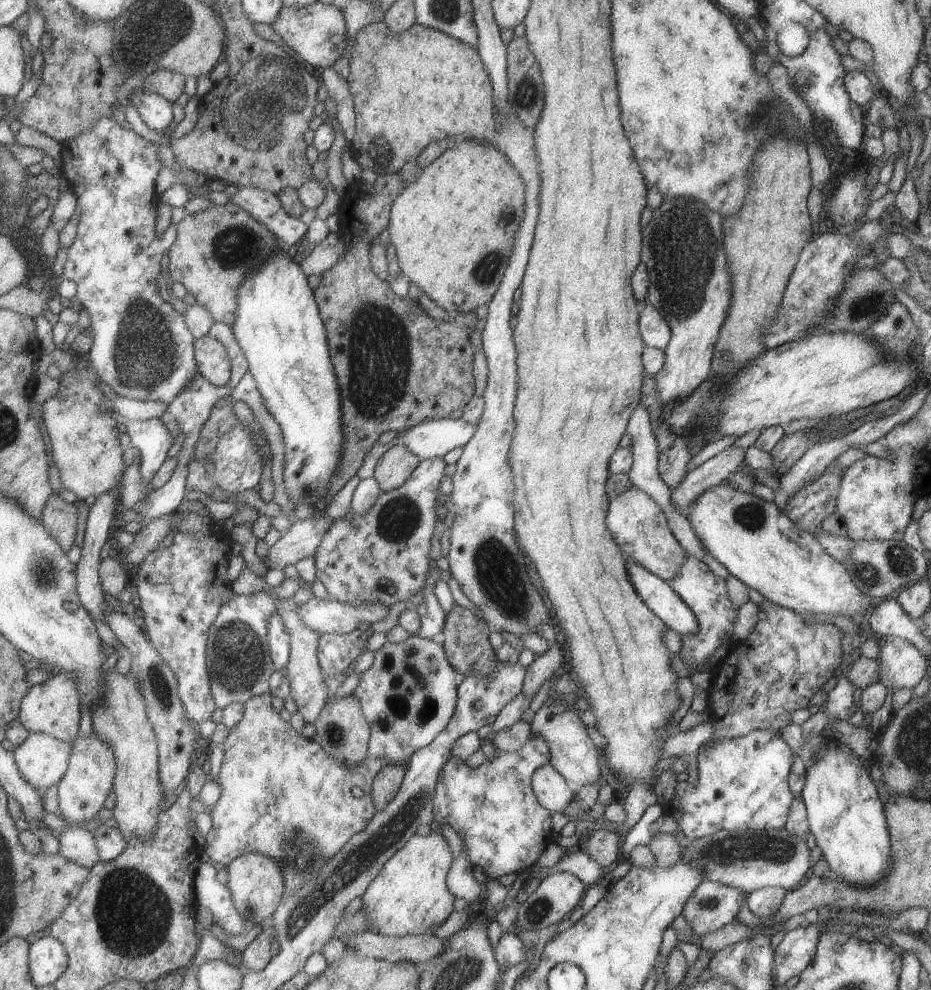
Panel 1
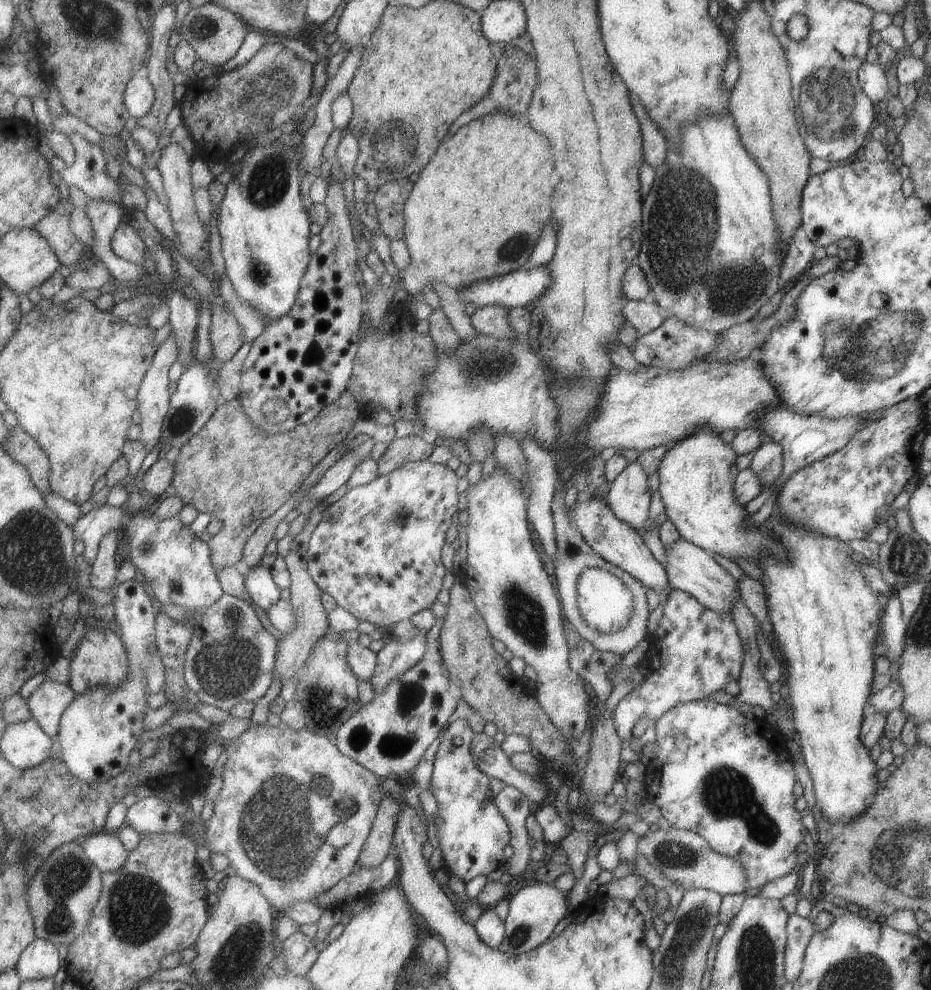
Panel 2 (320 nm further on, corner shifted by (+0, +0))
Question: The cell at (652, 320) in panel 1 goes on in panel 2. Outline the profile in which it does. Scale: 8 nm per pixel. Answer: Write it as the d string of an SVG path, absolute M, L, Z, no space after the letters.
M652 299L643 301L627 300L620 309L625 321L629 321L637 335L644 335L659 326L665 315Z

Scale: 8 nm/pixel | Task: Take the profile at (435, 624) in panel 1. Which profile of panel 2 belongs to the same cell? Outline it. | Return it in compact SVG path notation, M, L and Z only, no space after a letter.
M421 631L411 640L390 636L385 639L382 648L376 652L376 665L370 678L374 696L382 693L395 677L423 658L426 650L424 635Z

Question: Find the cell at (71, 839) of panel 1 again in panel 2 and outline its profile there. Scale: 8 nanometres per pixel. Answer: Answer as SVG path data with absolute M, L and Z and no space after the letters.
M100 831L79 841L84 855L100 872L121 868L128 852L114 833Z

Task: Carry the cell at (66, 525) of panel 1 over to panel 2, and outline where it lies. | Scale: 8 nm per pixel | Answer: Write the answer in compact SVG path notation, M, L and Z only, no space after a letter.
M19 425L8 430L2 449L16 460L17 464L25 467L31 482L43 496L51 491L48 483L50 468L47 455L41 450L37 441Z

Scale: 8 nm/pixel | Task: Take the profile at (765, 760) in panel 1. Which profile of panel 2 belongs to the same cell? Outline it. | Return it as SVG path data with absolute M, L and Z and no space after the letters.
M713 698L676 704L660 714L652 723L652 726L655 726L655 741L658 749L656 758L645 766L643 779L645 798L661 810L661 816L670 823L670 826L674 829L688 830L702 836L715 852L738 861L746 878L746 888L761 888L767 882L789 874L797 866L797 860L795 859L797 850L795 848L803 840L806 829L801 823L801 812L798 812L793 805L795 802L793 784L795 784L796 780L795 771L793 771L792 754L786 745L786 740L776 727L771 726L765 718L746 718L731 705L715 702Z

